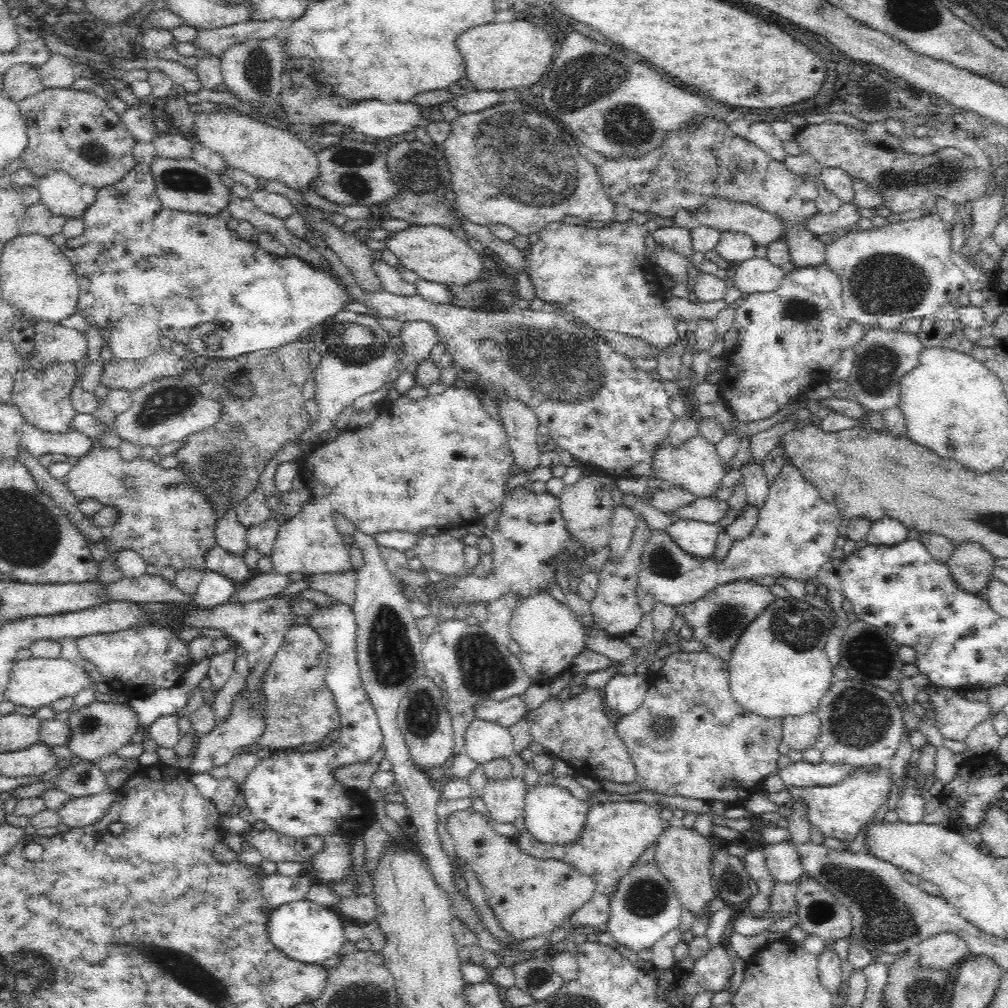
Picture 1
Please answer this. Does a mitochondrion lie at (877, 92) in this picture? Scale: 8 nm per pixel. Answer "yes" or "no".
no

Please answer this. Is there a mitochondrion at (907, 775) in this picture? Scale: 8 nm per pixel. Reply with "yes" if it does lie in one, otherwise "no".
no

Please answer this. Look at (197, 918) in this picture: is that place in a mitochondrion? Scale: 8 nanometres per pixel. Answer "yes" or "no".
no

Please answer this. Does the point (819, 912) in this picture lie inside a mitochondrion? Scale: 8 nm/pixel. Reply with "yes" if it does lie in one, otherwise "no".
yes

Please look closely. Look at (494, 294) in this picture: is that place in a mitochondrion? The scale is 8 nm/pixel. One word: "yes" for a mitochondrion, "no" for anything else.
yes

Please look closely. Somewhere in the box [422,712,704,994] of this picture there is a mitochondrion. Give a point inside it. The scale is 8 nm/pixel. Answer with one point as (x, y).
(645, 897)

